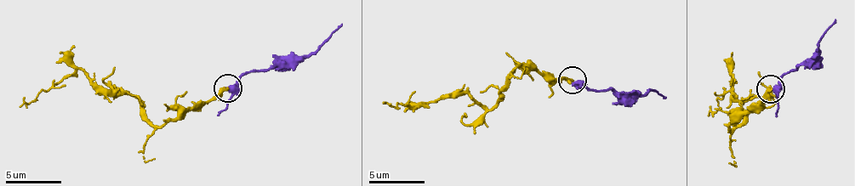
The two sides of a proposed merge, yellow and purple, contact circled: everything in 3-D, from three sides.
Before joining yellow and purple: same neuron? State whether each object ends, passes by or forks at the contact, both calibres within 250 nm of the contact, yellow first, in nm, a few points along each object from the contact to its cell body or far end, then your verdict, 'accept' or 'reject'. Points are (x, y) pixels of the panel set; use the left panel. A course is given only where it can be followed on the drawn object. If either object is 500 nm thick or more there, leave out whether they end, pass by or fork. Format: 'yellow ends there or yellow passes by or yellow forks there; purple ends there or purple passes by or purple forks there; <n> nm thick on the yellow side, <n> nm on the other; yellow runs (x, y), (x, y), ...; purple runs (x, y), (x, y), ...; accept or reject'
yellow ends there; purple forks there; 320 nm thick on the yellow side, 280 nm on the other; yellow runs (226, 88), (179, 109), (176, 115), (158, 126), (131, 93), (112, 96), (82, 70), (56, 81), (19, 106); purple runs (226, 88), (248, 72), (299, 64), (333, 35), (341, 24); reject

